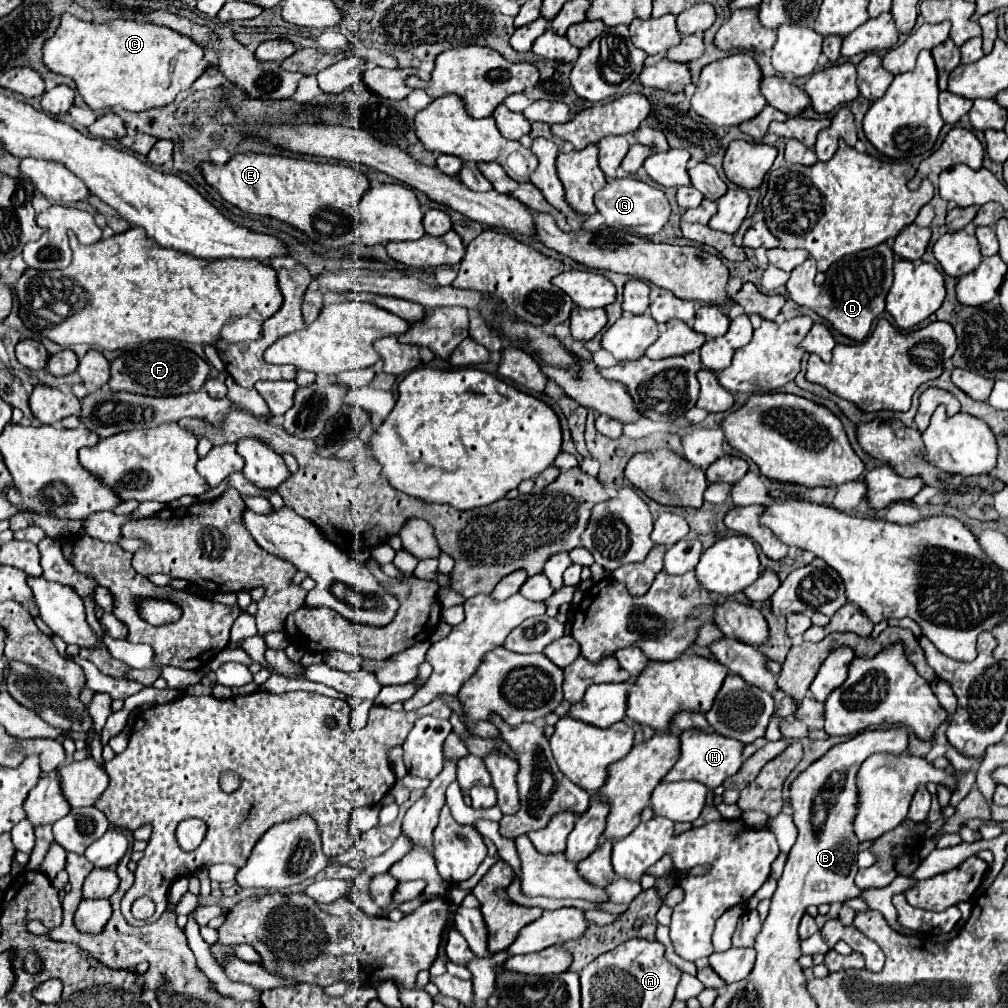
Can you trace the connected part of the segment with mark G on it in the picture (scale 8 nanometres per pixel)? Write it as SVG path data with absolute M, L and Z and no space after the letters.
M632 177L610 181L602 191L598 191L598 195L594 197L594 203L596 203L598 213L604 215L608 227L626 229L626 231L642 235L642 237L656 235L670 219L670 203L668 203L664 191L652 187L644 181L632 179Z

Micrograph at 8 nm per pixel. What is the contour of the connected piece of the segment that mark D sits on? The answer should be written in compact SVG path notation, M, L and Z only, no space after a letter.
M882 243L872 249L860 251L856 255L846 255L846 257L838 259L836 263L830 265L830 269L826 273L826 283L816 285L814 283L816 263L810 257L792 271L792 275L786 283L786 289L794 303L814 309L836 331L840 331L842 335L846 335L850 339L862 341L870 333L872 321L884 311L884 301L886 301L886 295L888 295L888 291L892 287L892 279L894 279L892 265L894 265L894 251L888 243Z

